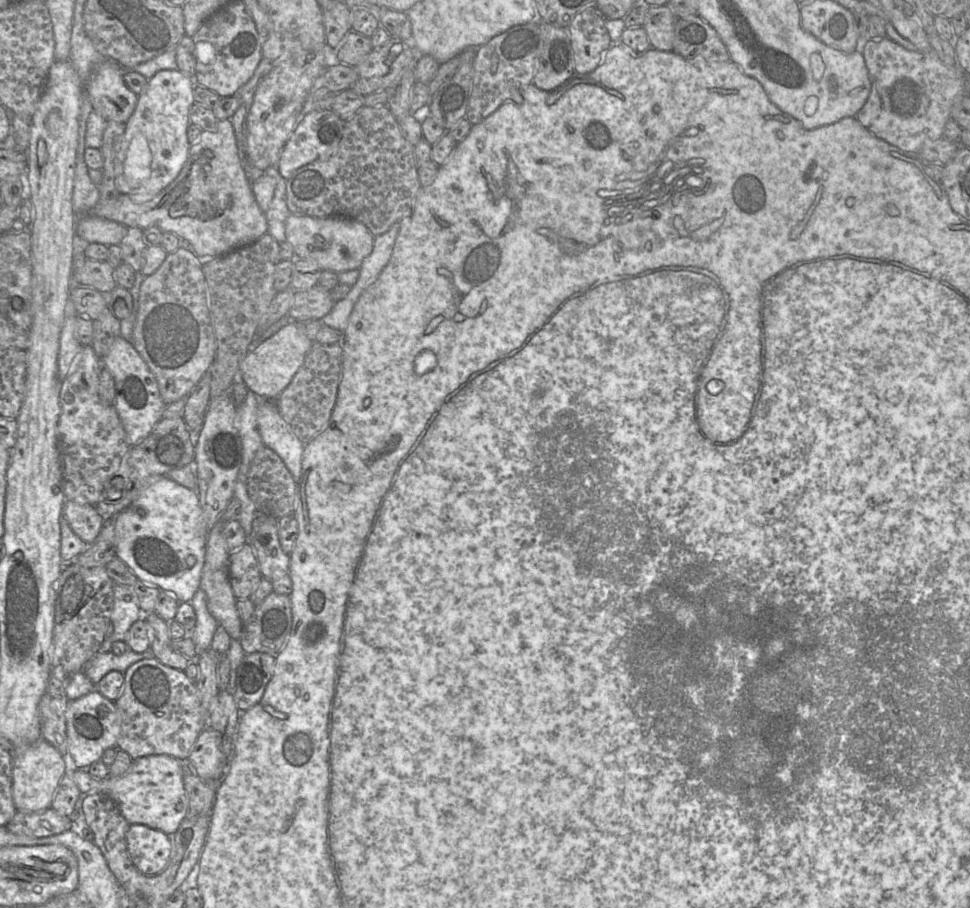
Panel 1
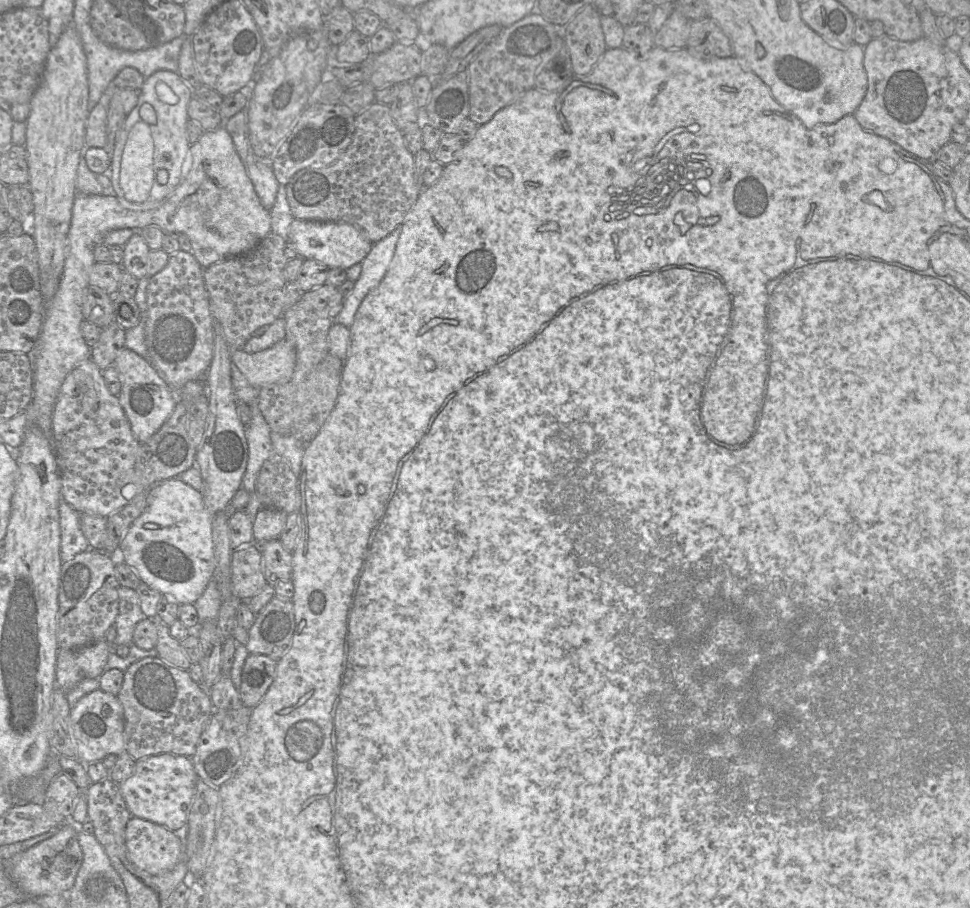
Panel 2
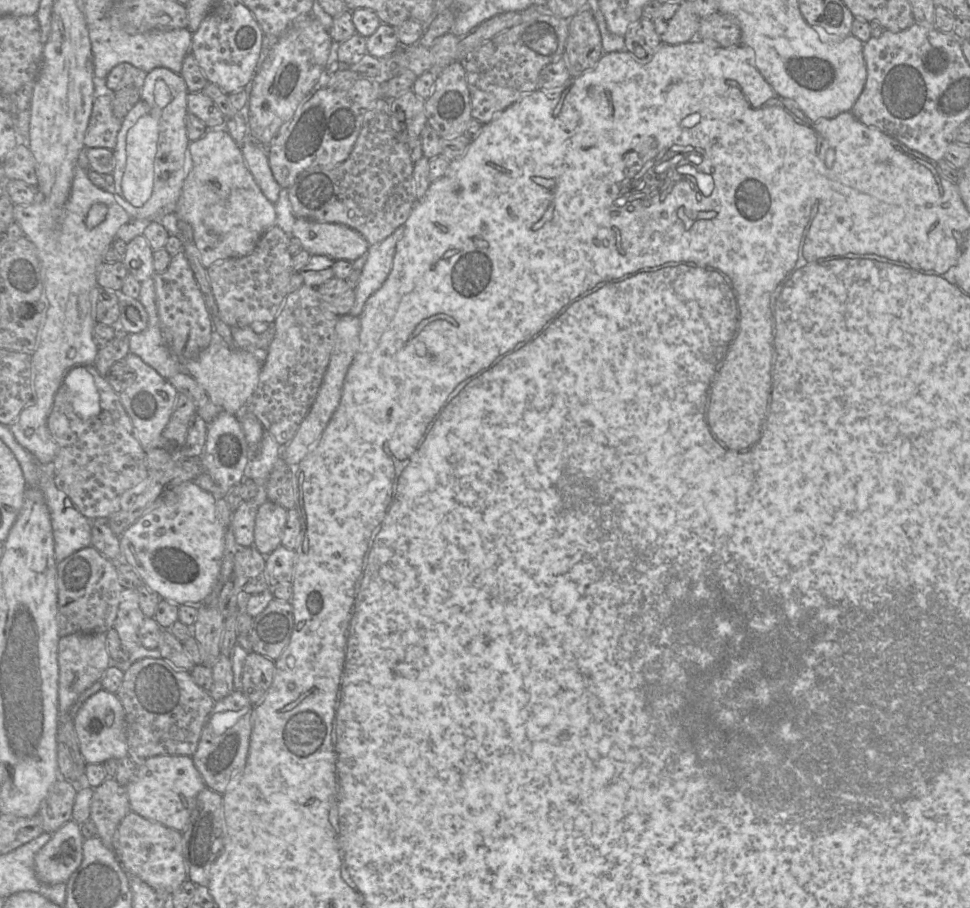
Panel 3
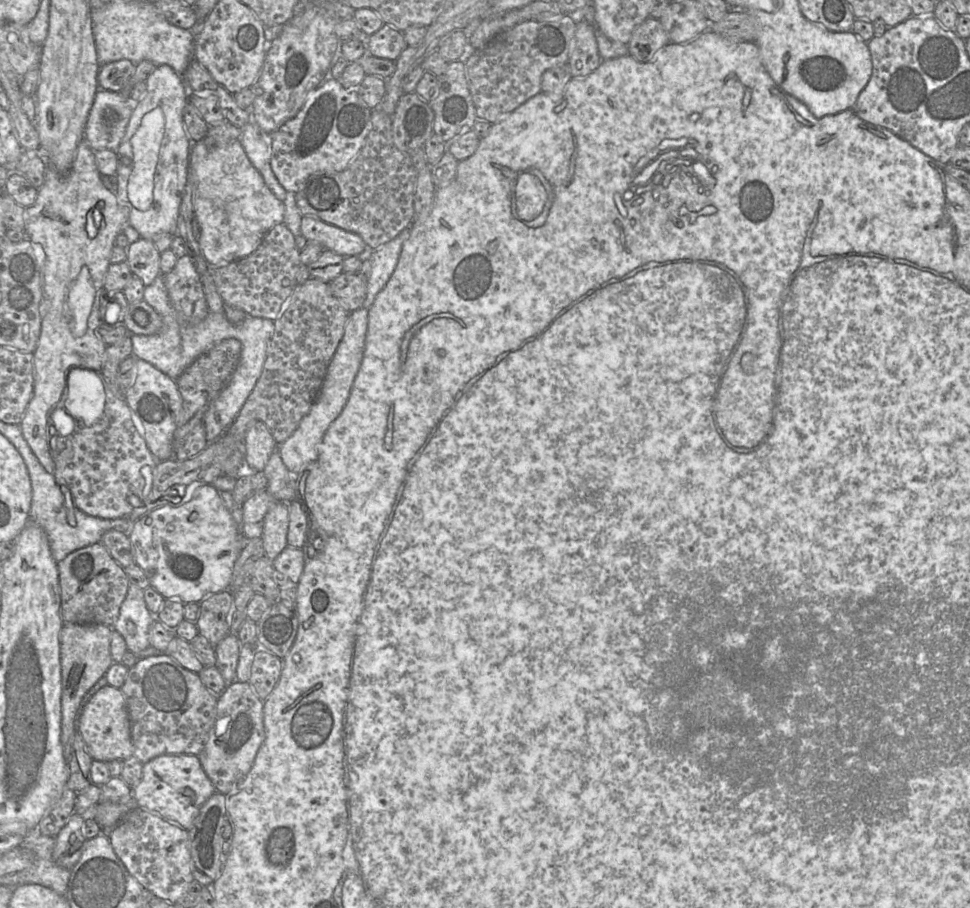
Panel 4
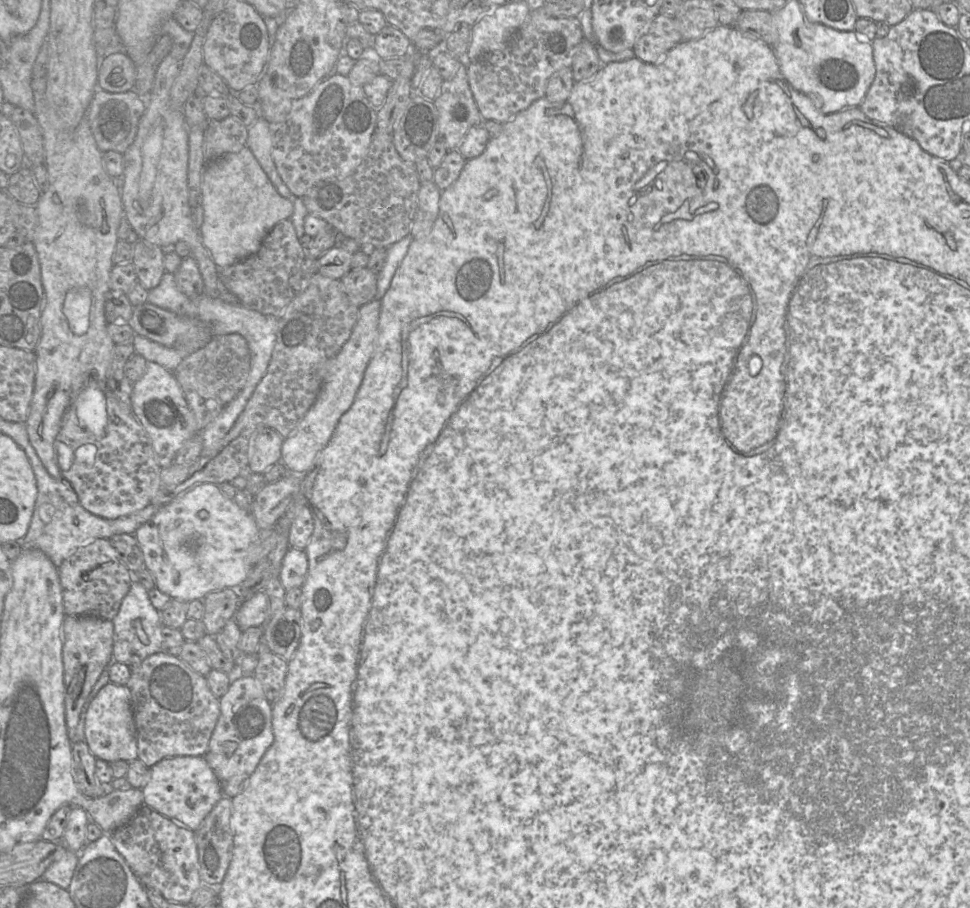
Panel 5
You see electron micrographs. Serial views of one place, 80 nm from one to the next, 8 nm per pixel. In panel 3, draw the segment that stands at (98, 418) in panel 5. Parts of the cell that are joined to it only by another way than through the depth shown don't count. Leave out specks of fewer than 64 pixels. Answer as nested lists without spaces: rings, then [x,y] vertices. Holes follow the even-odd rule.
[[[74,366],[64,376],[67,395],[74,412],[81,418],[99,414],[100,396],[94,377],[85,366]]]

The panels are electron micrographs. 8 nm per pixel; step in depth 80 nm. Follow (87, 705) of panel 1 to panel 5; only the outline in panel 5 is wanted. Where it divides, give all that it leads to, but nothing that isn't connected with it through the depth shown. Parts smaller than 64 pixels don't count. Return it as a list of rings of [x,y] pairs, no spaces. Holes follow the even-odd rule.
[[[108,682],[91,701],[85,718],[85,742],[95,758],[112,763],[117,760],[130,762],[137,755],[137,738],[131,693],[126,685]]]

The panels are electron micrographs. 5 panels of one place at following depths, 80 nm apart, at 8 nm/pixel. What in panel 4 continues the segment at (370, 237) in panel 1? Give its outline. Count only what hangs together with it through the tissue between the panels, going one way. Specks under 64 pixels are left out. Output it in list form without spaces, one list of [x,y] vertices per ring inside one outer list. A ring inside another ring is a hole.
[[[303,216],[301,235],[308,241],[316,241],[341,256],[358,256],[366,248],[366,243],[357,234],[323,222],[317,217]]]

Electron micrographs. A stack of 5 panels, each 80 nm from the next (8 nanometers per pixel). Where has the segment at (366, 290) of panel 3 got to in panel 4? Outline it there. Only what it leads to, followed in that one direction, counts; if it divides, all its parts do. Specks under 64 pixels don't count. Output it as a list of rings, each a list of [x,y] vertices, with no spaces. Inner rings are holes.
[[[404,229],[394,239],[375,249],[369,259],[372,268],[367,276],[367,293],[363,308],[369,310],[377,295],[383,290],[393,275],[404,242],[410,236],[410,229]]]

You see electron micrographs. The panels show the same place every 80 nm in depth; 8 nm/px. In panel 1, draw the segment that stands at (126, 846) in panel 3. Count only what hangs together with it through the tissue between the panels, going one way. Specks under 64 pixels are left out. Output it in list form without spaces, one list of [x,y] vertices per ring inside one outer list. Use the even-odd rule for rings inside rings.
[[[132,824],[126,833],[127,851],[135,868],[146,876],[160,874],[172,853],[172,836],[142,824]]]

